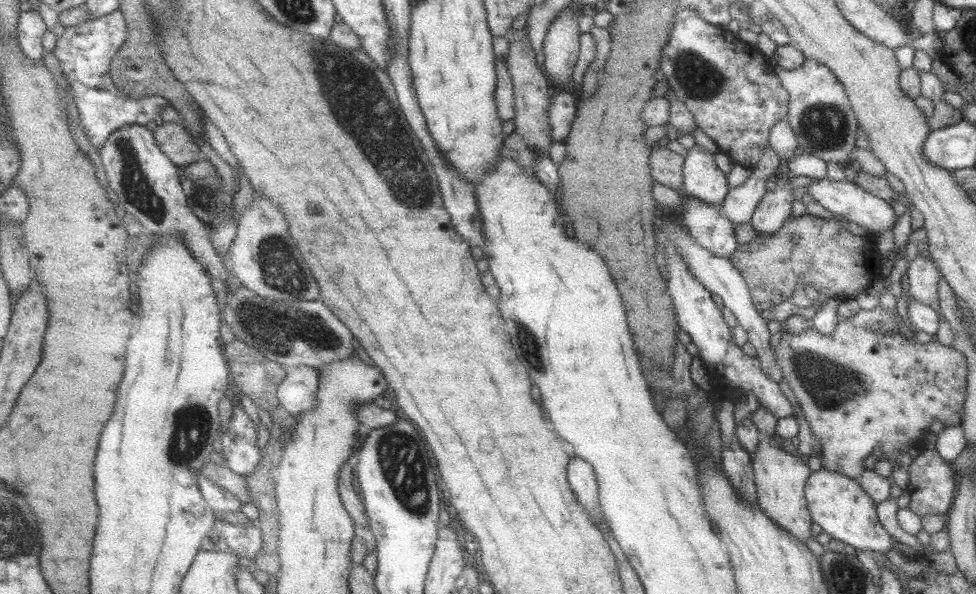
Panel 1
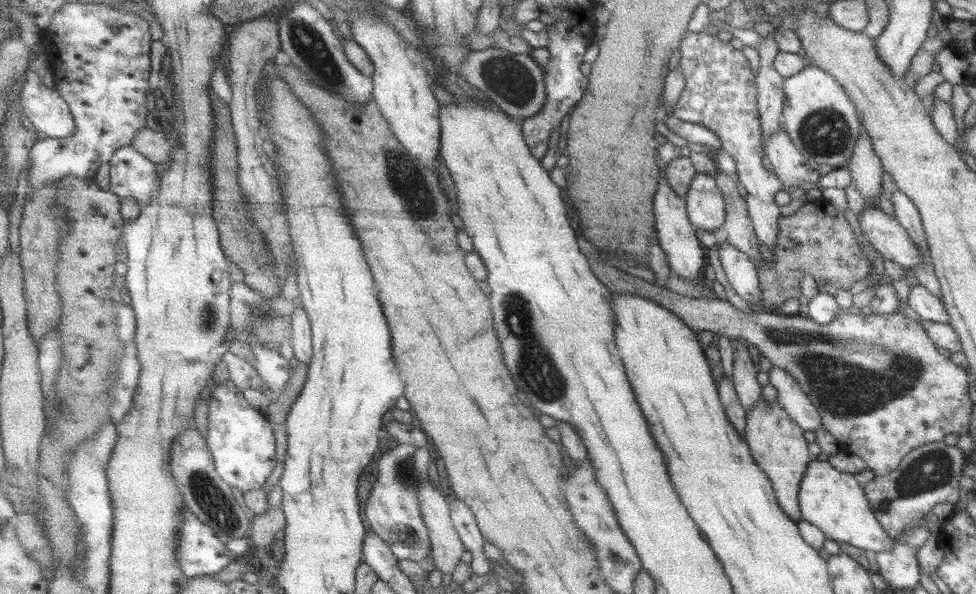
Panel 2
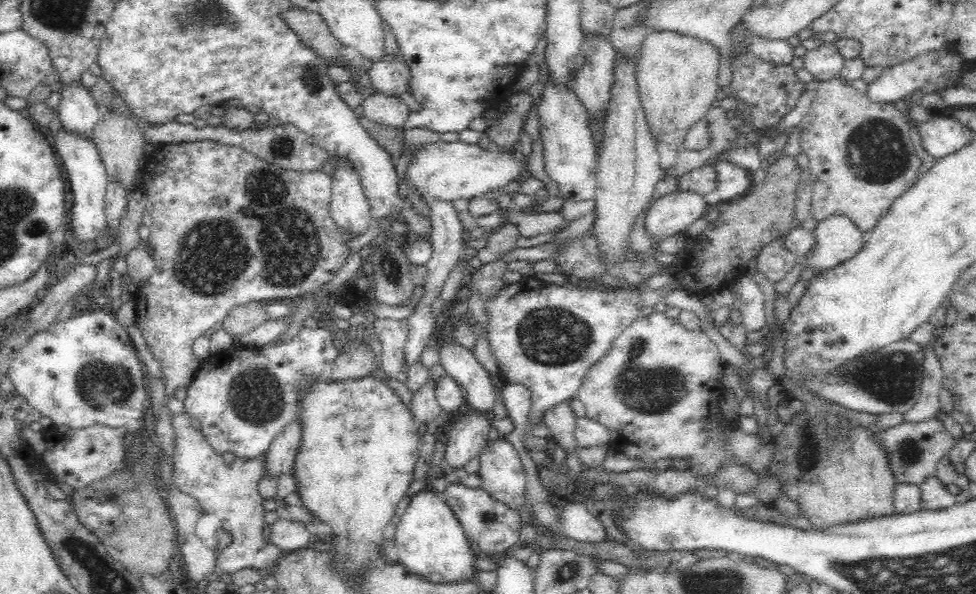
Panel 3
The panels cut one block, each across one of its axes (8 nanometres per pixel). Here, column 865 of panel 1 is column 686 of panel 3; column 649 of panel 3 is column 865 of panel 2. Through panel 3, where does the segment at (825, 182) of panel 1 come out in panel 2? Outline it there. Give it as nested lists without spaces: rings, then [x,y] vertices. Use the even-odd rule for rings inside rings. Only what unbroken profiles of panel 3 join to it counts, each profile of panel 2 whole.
[[[865,205],[857,220],[862,236],[882,258],[897,263],[910,275],[911,268],[922,264],[922,255],[895,217]]]

